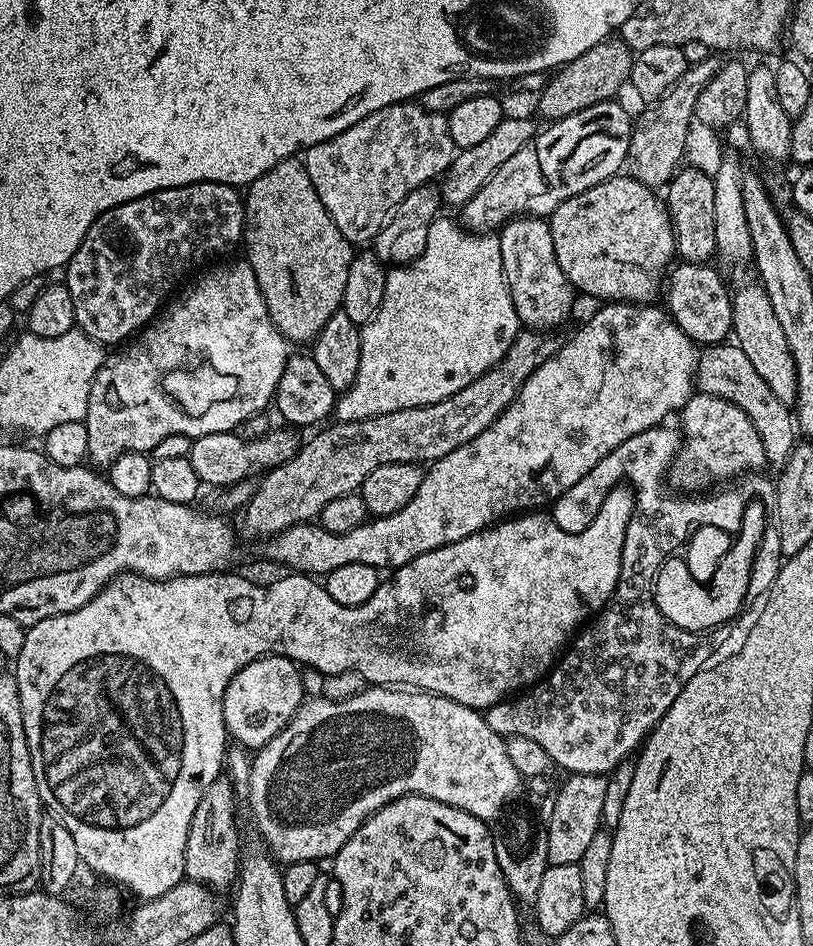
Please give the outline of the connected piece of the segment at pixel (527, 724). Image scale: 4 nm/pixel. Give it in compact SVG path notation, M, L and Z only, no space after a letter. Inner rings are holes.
M732 486L721 487L724 488L721 492L711 494L684 494L681 500L669 496L666 488L658 488L658 494L656 488L644 492L642 504L636 504L630 526L626 526L620 577L612 597L571 641L570 647L543 680L487 709L490 730L505 738L521 736L530 742L538 742L538 746L550 754L553 765L557 769L565 768L568 774L610 774L643 745L666 710L670 710L674 698L682 694L682 686L705 668L713 659L712 651L716 648L715 635L680 629L659 612L653 592L655 578L665 559L671 557L677 551L675 548L679 549L699 527L718 526L731 534L738 532L739 524L744 522L746 497L738 489L728 487Z

